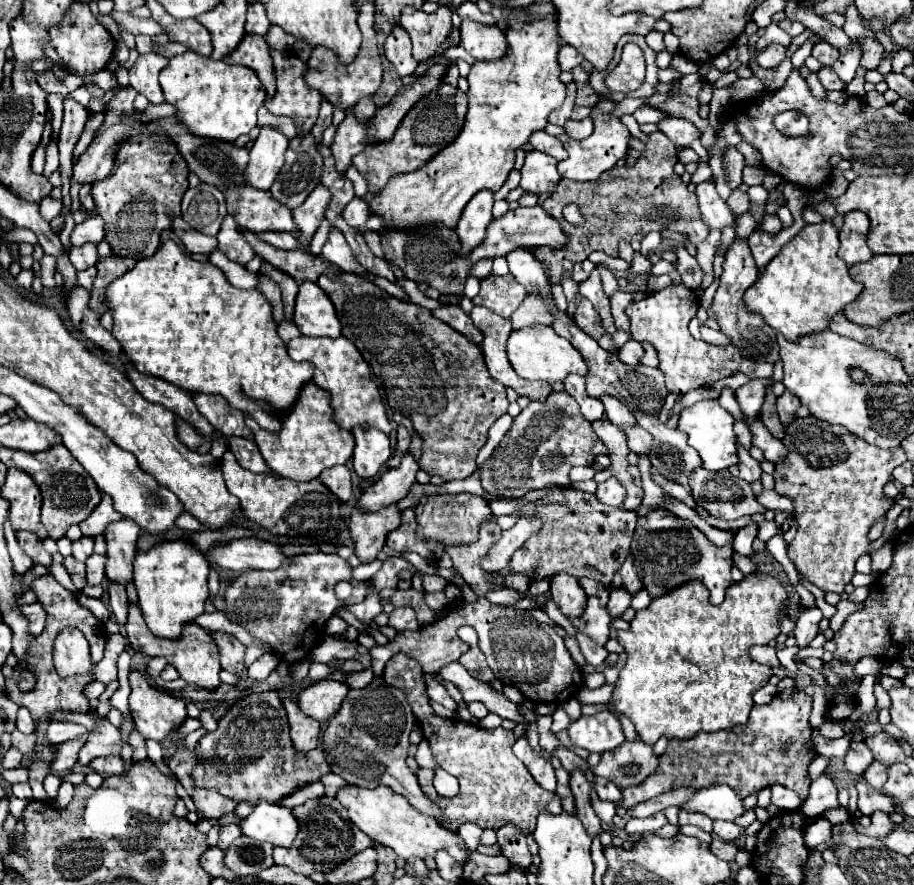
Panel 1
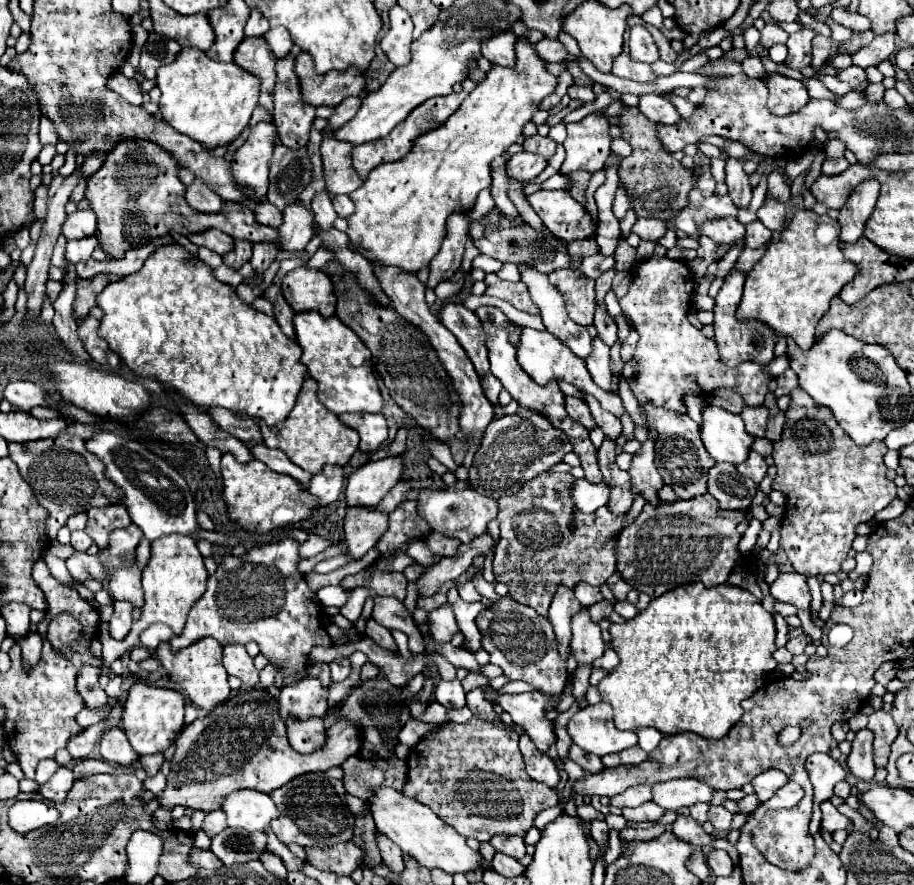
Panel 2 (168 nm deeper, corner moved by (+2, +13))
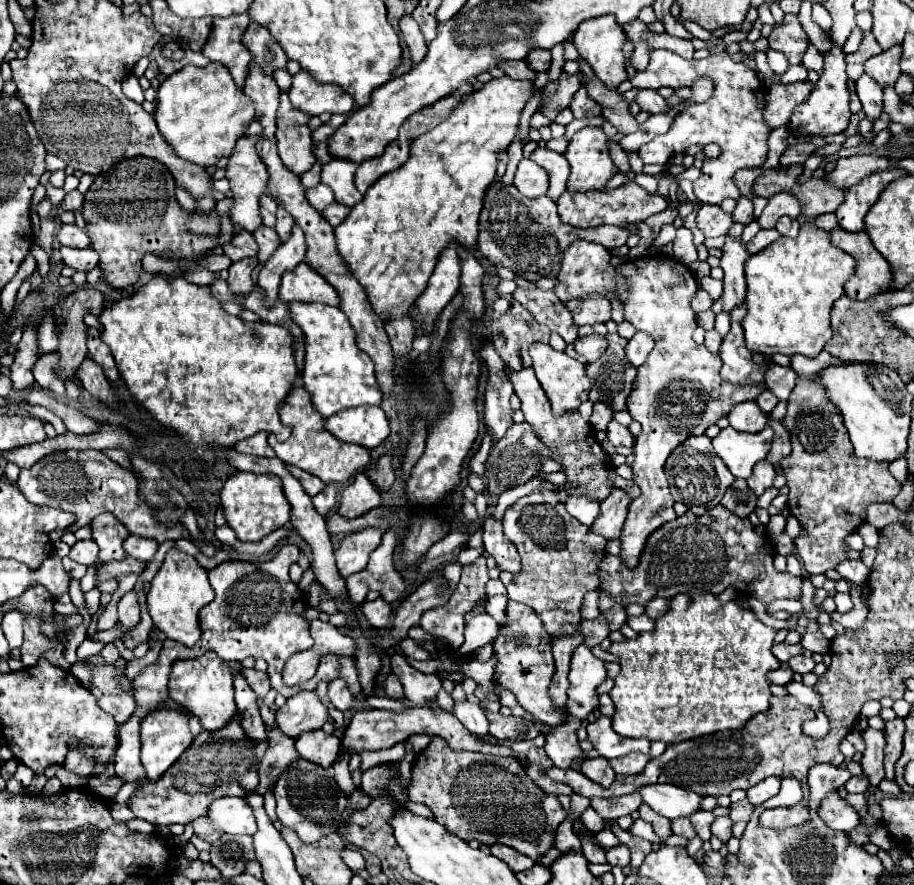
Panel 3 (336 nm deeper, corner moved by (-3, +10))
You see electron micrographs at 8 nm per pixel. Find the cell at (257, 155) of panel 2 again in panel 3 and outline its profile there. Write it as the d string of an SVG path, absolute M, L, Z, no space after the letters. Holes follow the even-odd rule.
M239 137L239 143L235 145L235 151L231 153L229 163L225 167L225 177L229 179L229 191L231 191L231 199L233 199L229 215L231 215L231 221L247 233L253 233L261 225L259 197L267 189L267 169L255 151L257 141L259 141L259 137Z

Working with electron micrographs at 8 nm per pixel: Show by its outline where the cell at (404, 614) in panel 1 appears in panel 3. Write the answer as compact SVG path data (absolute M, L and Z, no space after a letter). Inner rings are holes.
M379 597L375 601L365 601L359 605L359 609L371 627L387 629L391 625L391 605L385 599Z

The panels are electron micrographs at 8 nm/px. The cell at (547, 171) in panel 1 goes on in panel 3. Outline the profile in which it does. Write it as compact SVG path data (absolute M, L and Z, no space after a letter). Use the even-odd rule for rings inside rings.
M521 159L513 183L525 197L535 199L535 197L545 195L547 191L547 173L531 159Z

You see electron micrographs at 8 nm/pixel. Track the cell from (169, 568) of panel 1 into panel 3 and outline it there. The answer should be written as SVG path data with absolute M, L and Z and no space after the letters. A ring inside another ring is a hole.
M175 547L169 549L147 593L147 605L149 605L149 613L153 617L155 627L161 629L167 635L167 639L179 641L185 647L193 647L201 637L199 609L211 603L211 599L213 599L213 589L209 585L207 571L191 555Z

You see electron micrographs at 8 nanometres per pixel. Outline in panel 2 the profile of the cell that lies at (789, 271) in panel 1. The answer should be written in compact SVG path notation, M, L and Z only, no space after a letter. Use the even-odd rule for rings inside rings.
M796 210L792 224L782 232L780 242L770 244L766 254L760 258L758 264L746 274L744 294L736 308L736 318L758 318L766 324L770 324L776 332L790 336L802 350L808 350L814 344L814 332L818 320L824 316L826 308L830 306L830 300L842 290L844 284L848 284L858 274L858 266L844 258L840 250L840 226L830 216L820 216L814 210Z

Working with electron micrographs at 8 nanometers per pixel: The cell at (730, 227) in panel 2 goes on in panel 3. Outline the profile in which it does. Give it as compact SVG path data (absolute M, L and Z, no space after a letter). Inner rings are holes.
M727 239L723 247L721 267L725 271L723 279L723 311L729 313L733 307L743 303L745 299L745 261L749 259L749 253L741 239Z

